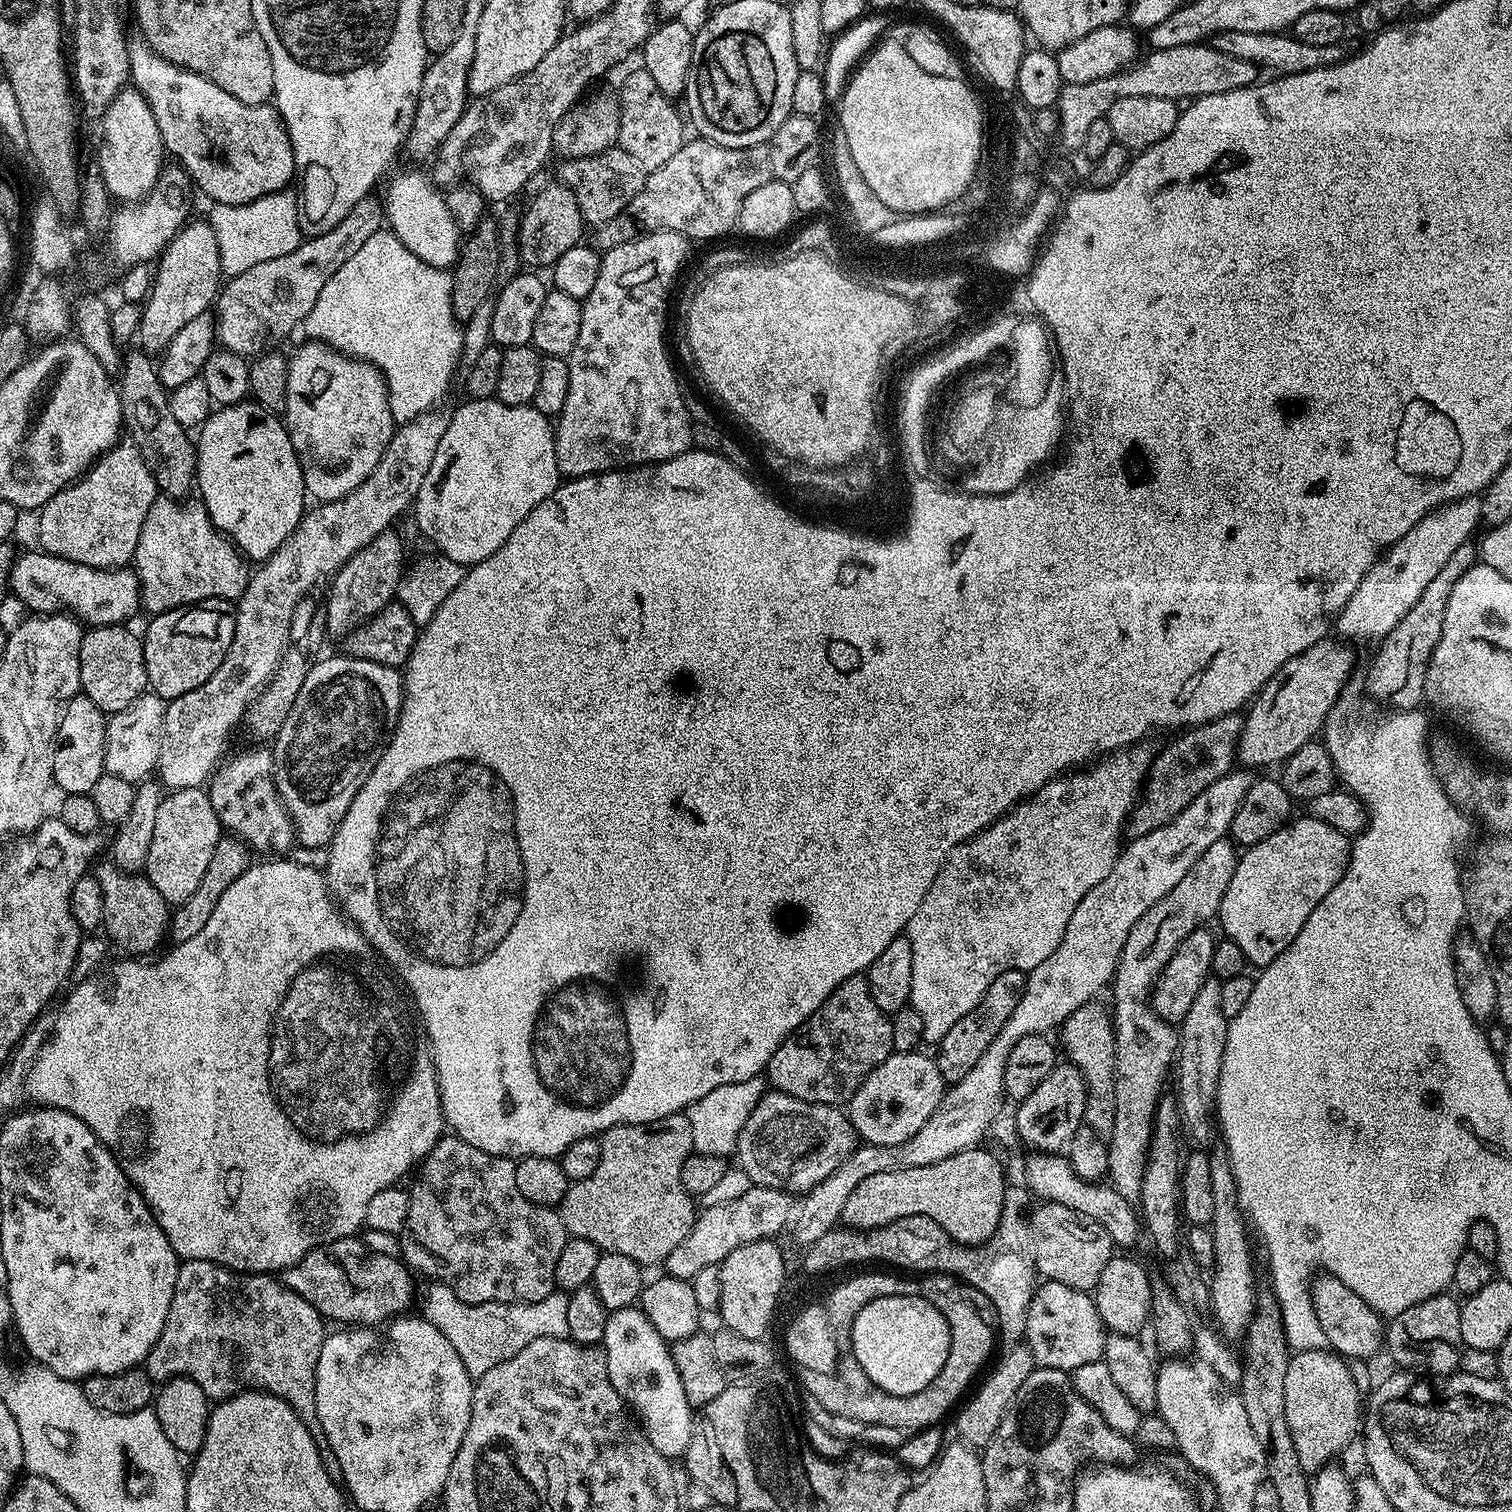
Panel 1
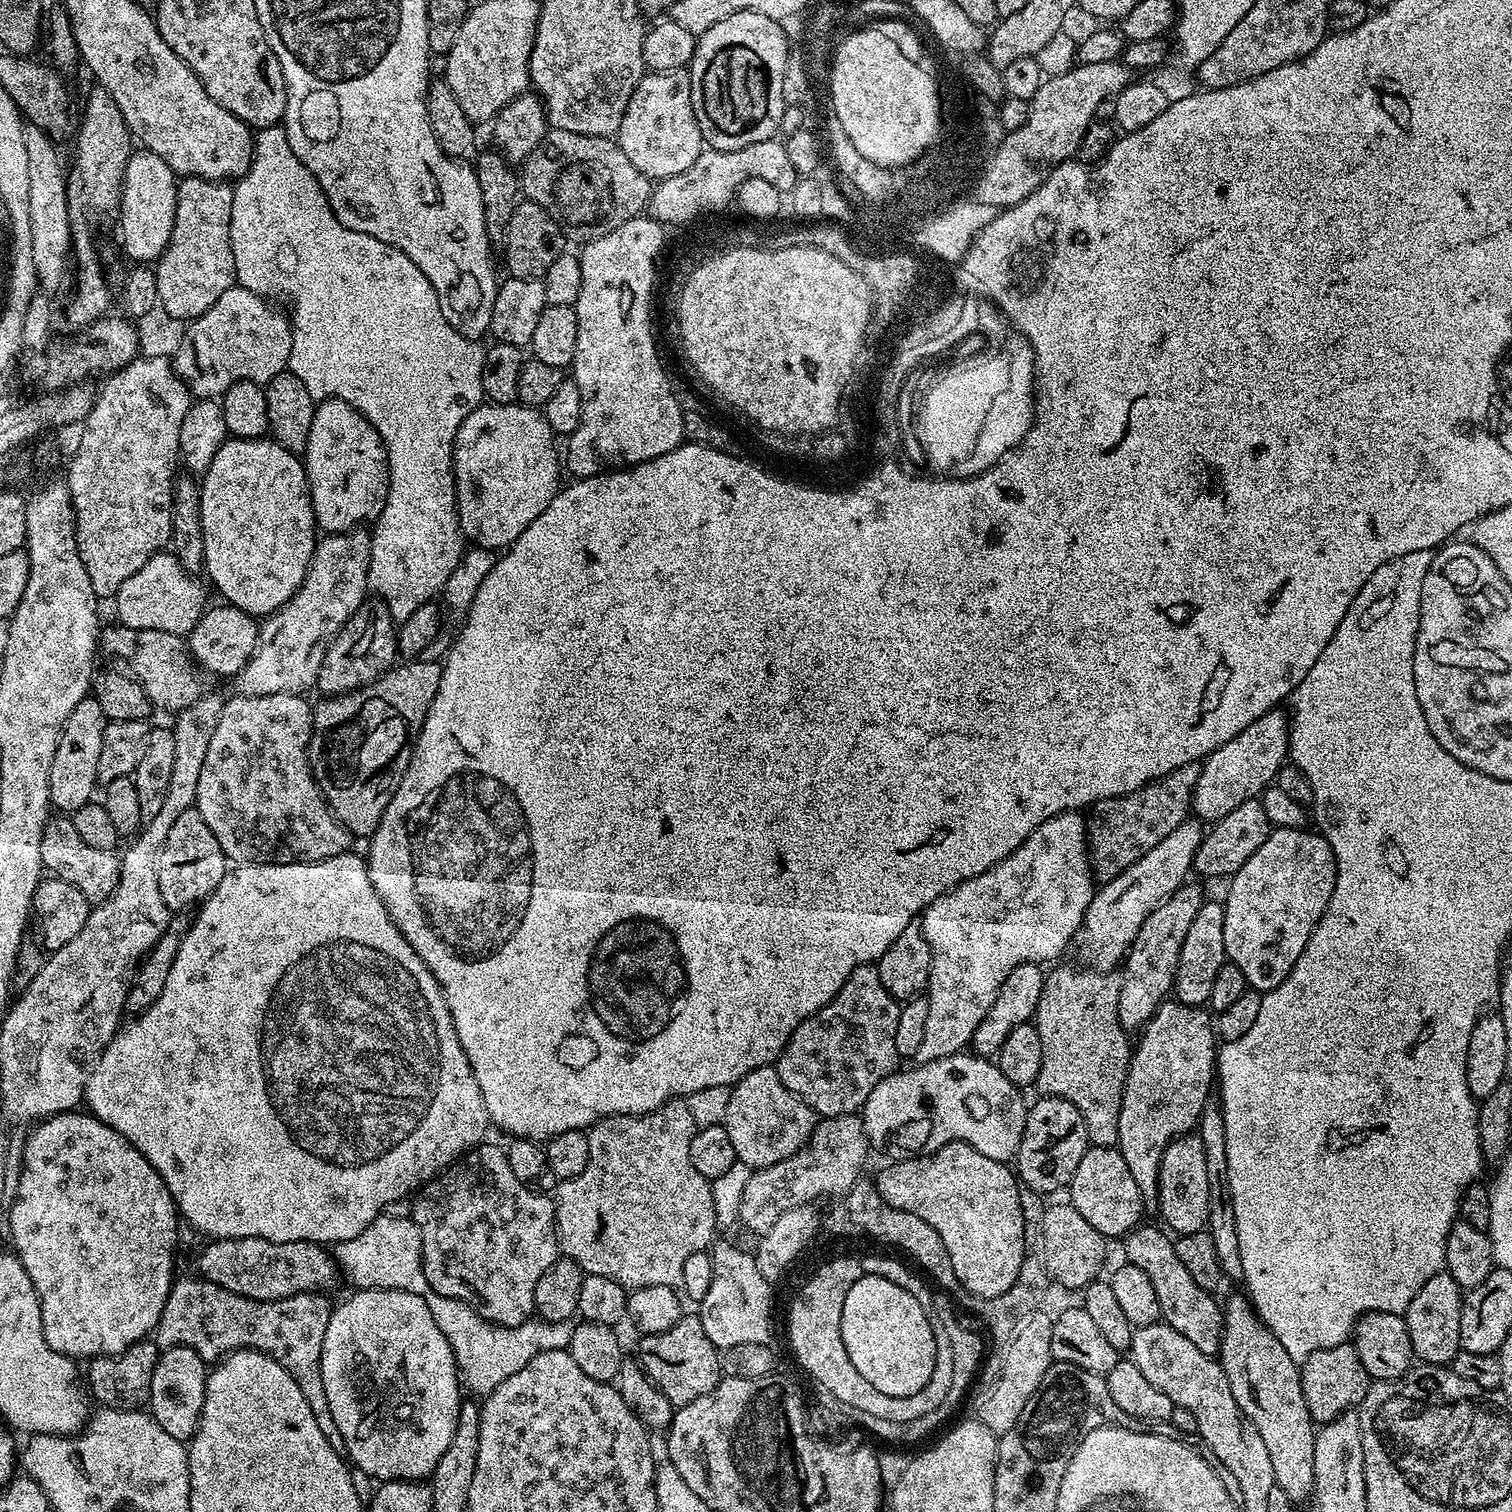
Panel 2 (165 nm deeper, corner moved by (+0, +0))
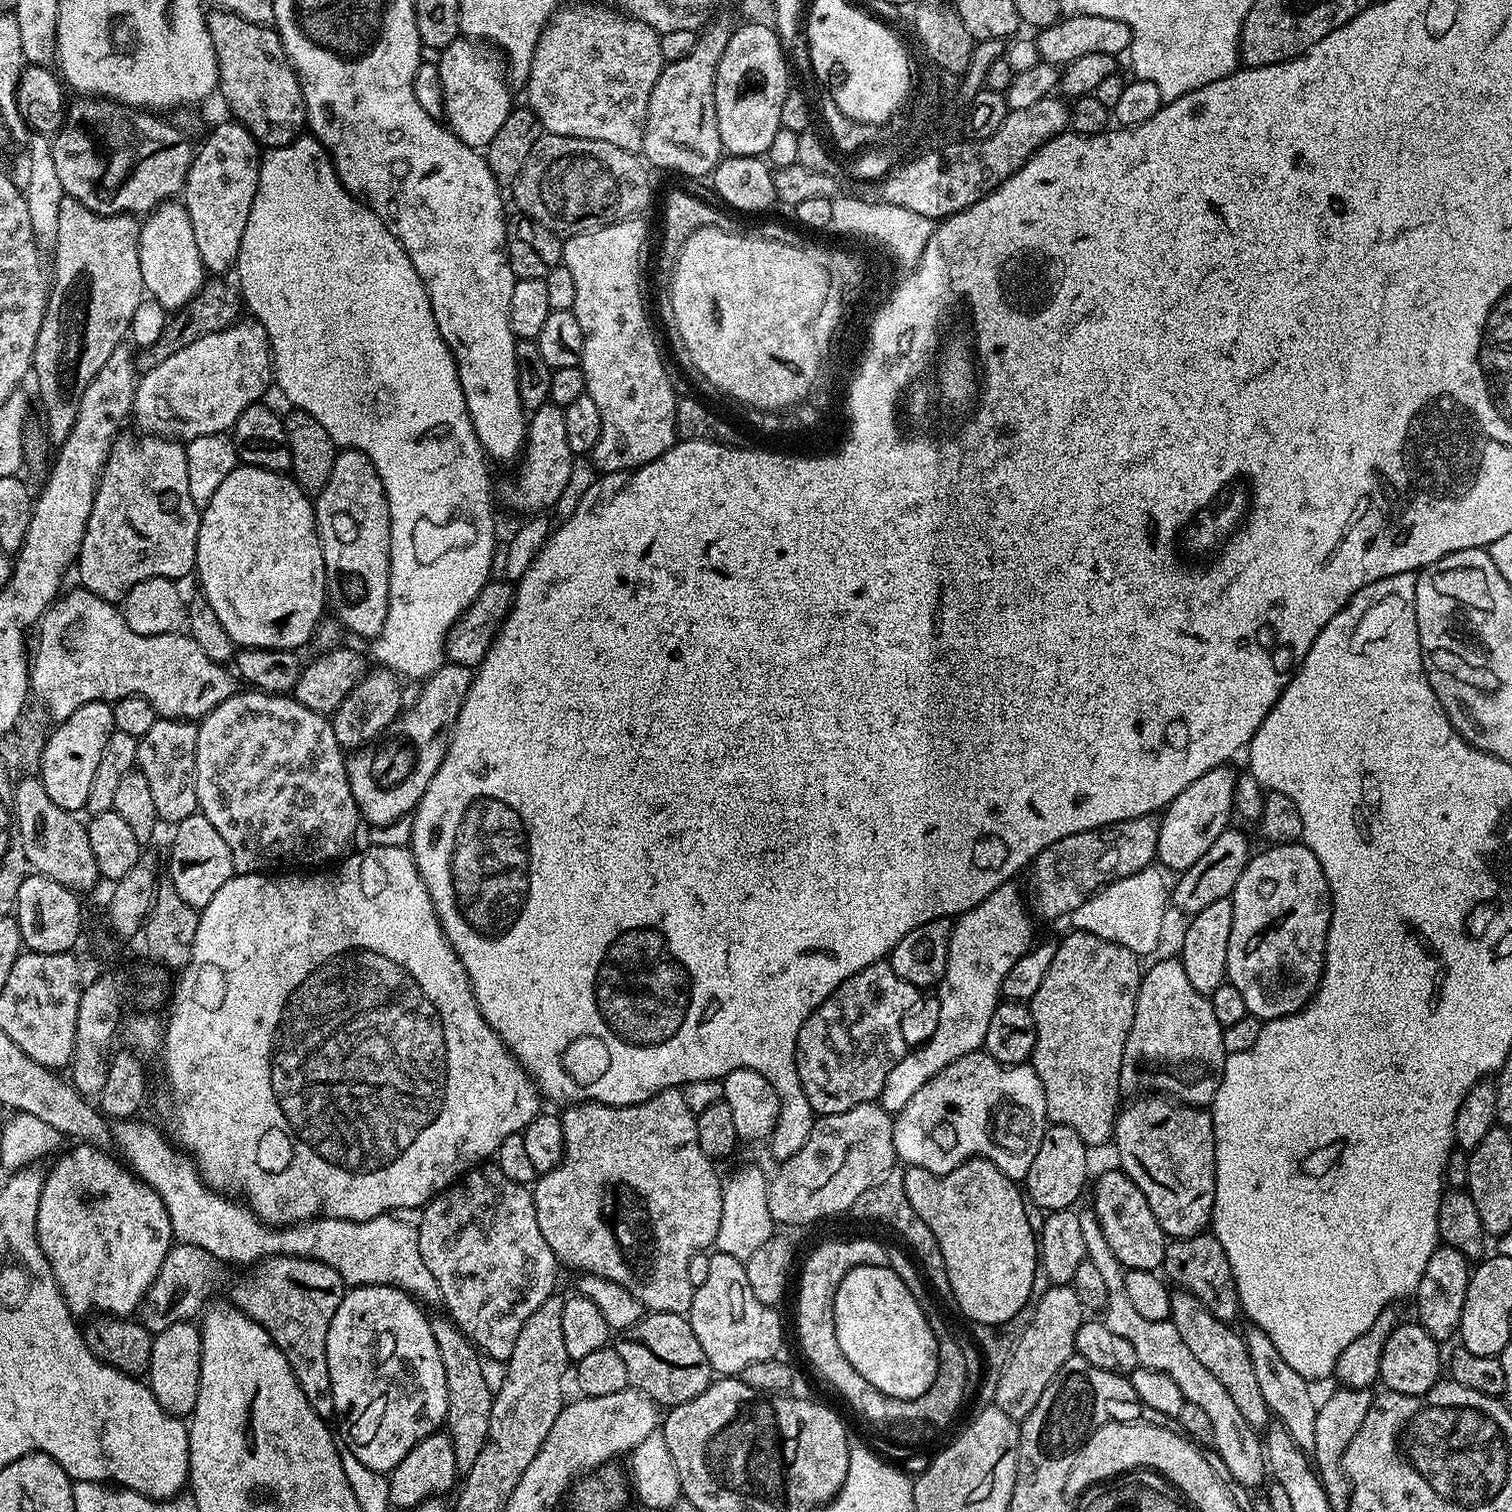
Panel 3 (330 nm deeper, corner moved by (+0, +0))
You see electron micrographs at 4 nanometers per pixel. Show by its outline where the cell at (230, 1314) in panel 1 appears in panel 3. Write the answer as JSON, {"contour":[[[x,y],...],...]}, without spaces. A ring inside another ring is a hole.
{"contour":[[[271,1256],[245,1272],[248,1273],[229,1290],[227,1299],[233,1308],[245,1312],[270,1334],[286,1362],[290,1362],[290,1370],[314,1414],[331,1417],[334,1394],[330,1390],[330,1366],[326,1362],[326,1334],[330,1334],[334,1310],[338,1310],[344,1297],[344,1280],[338,1270],[322,1262],[293,1256]]]}

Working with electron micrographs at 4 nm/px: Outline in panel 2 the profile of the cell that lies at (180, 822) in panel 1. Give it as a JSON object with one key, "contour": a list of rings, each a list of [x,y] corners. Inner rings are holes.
{"contour":[[[195,806],[186,809],[178,822],[170,826],[170,838],[166,838],[162,862],[158,866],[158,886],[169,913],[183,913],[191,904],[196,906],[207,900],[218,882],[222,882],[225,871],[226,857],[222,846],[218,846],[218,838],[214,838],[210,826],[202,822],[202,814]]]}

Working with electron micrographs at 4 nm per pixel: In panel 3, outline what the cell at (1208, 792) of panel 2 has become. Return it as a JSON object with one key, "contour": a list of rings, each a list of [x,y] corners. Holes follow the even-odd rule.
{"contour":[[[1221,766],[1214,770],[1206,770],[1202,778],[1190,782],[1174,802],[1170,802],[1167,808],[1163,809],[1159,817],[1160,834],[1158,836],[1158,850],[1156,860],[1169,873],[1183,874],[1222,834],[1224,829],[1229,827],[1230,821],[1234,816],[1234,794],[1236,793],[1236,781],[1238,772],[1232,766]]]}

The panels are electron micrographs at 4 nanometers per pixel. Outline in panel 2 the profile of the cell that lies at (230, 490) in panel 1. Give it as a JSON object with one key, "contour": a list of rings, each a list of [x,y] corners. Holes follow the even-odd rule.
{"contour":[[[229,438],[214,454],[214,462],[202,474],[199,485],[206,576],[239,612],[257,618],[271,616],[302,586],[316,549],[318,529],[303,459],[271,438]]]}

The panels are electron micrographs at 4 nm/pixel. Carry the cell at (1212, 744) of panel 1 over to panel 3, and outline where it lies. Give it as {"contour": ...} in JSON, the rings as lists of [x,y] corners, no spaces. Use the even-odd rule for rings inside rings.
{"contour":[[[1155,815],[1139,816],[1133,820],[1127,820],[1121,824],[1107,824],[1105,828],[1091,828],[1085,832],[1079,832],[1078,834],[1070,834],[1070,838],[1058,838],[1058,842],[1054,842],[1050,846],[1046,846],[1046,850],[1042,850],[1038,853],[1035,860],[1030,865],[1030,873],[1032,872],[1032,900],[1030,896],[1030,904],[1034,909],[1036,907],[1035,915],[1041,916],[1044,920],[1056,920],[1059,916],[1064,918],[1071,917],[1074,910],[1078,910],[1078,906],[1082,906],[1082,902],[1086,902],[1094,895],[1095,892],[1099,892],[1100,889],[1107,886],[1107,884],[1113,884],[1115,880],[1121,880],[1126,878],[1130,874],[1138,874],[1143,868],[1149,867],[1156,860],[1156,851],[1158,850],[1158,836],[1160,834],[1160,822]]]}

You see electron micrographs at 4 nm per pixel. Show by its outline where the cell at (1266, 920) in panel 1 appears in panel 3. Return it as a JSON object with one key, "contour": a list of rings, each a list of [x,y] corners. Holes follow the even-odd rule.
{"contour":[[[1303,842],[1273,844],[1265,849],[1249,859],[1232,891],[1234,922],[1230,926],[1230,946],[1226,954],[1227,983],[1242,994],[1247,1015],[1257,1016],[1261,1022],[1293,1016],[1308,1006],[1324,977],[1324,951],[1332,917],[1330,886],[1312,851]]]}

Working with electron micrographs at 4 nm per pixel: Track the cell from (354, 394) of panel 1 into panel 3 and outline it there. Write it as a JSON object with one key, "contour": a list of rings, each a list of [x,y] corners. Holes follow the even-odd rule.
{"contour":[[[353,448],[337,451],[334,458],[334,468],[330,470],[330,482],[326,482],[326,486],[315,497],[314,507],[316,510],[316,532],[320,535],[320,549],[326,566],[326,574],[328,575],[327,599],[330,601],[331,611],[332,608],[336,611],[337,618],[335,617],[335,619],[341,625],[344,623],[354,635],[374,638],[382,630],[382,622],[386,622],[388,595],[390,594],[390,506],[386,498],[386,490],[382,486],[382,478],[378,478],[378,470],[374,466],[372,459]]]}

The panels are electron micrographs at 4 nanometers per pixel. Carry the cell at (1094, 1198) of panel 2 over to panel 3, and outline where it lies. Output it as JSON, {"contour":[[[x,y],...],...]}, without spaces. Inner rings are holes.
{"contour":[[[1113,1170],[1097,1178],[1090,1208],[1096,1213],[1102,1234],[1106,1234],[1106,1242],[1110,1242],[1110,1250],[1114,1250],[1114,1258],[1125,1269],[1156,1272],[1163,1265],[1166,1237],[1162,1226],[1158,1226],[1146,1198],[1142,1198],[1142,1190],[1130,1182],[1125,1172]]]}

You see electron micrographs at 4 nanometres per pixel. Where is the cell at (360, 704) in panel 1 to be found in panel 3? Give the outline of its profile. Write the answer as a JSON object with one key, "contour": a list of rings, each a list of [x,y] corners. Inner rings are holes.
{"contour":[[[445,662],[423,681],[420,693],[412,705],[405,707],[398,717],[399,727],[408,728],[405,736],[397,740],[381,739],[375,746],[356,750],[347,757],[350,790],[358,806],[361,817],[378,827],[384,828],[395,820],[400,820],[415,809],[416,804],[426,794],[430,778],[442,766],[442,758],[452,739],[452,727],[460,713],[462,702],[472,685],[473,669]]]}

